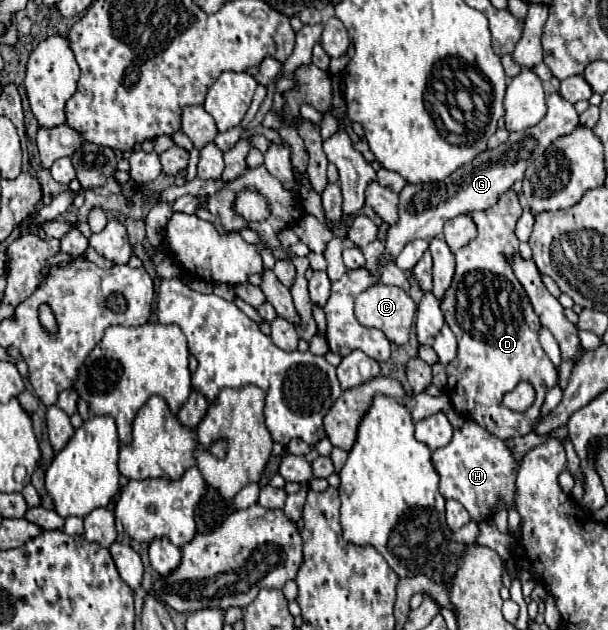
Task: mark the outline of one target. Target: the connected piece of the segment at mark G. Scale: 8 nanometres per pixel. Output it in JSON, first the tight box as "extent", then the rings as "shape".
{"extent":[385,92,579,260],"shape":[[[553,92],[547,98],[547,114],[545,118],[523,130],[523,132],[511,132],[509,140],[499,144],[493,150],[485,150],[477,154],[467,166],[461,166],[455,174],[447,176],[441,182],[429,182],[429,184],[407,184],[399,192],[399,222],[397,226],[391,226],[387,230],[385,240],[385,260],[395,260],[397,254],[403,250],[403,246],[409,240],[415,238],[435,238],[441,236],[443,224],[459,214],[471,214],[475,210],[487,210],[493,206],[509,188],[513,188],[515,182],[519,182],[527,170],[527,166],[541,156],[547,146],[557,140],[563,134],[573,132],[579,126],[579,114],[571,102],[567,102],[559,92]]]}

